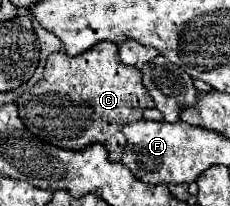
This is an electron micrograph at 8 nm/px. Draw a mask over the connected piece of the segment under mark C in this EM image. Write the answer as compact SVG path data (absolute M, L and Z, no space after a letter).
M101 41L93 45L87 53L77 55L77 57L69 57L65 53L49 55L43 79L35 83L31 91L23 93L17 99L19 117L25 125L33 125L33 135L63 149L83 149L91 145L93 141L97 141L105 145L111 161L121 161L121 153L125 147L125 137L121 133L123 125L141 119L143 111L151 105L153 105L153 99L149 97L147 89L141 83L139 69L123 65L117 53L117 45L109 41Z

